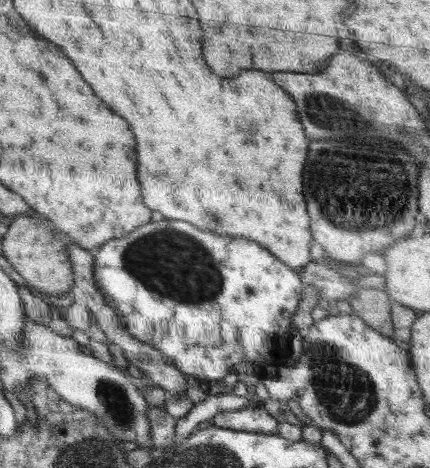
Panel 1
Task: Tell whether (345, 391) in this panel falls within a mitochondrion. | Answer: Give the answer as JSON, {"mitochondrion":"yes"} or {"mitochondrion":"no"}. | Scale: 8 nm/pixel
{"mitochondrion":"yes"}

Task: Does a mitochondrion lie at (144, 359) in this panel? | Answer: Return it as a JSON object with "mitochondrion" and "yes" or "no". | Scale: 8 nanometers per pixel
{"mitochondrion":"no"}

